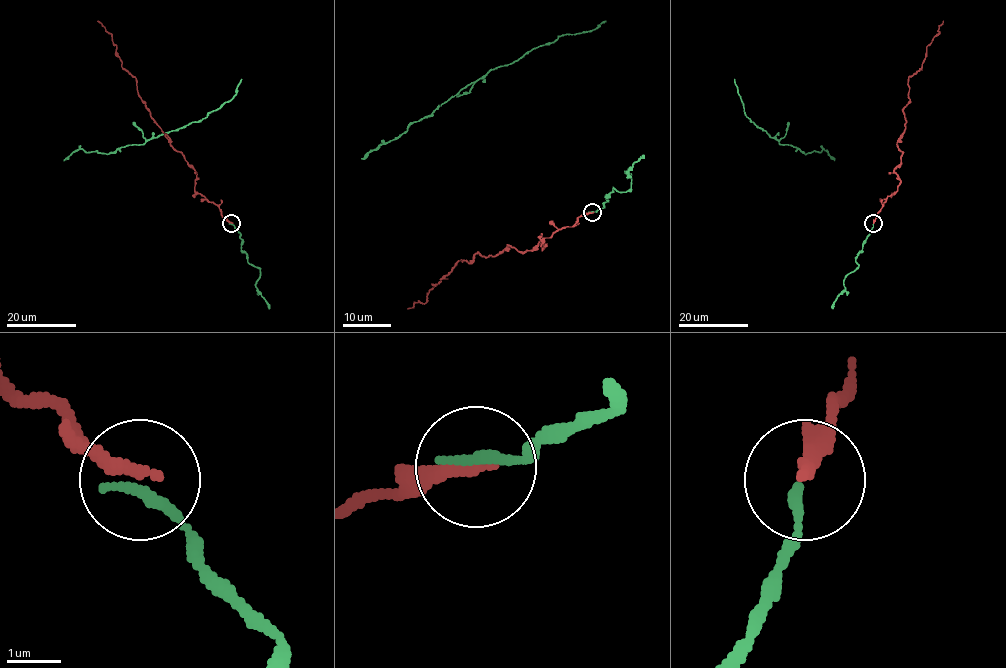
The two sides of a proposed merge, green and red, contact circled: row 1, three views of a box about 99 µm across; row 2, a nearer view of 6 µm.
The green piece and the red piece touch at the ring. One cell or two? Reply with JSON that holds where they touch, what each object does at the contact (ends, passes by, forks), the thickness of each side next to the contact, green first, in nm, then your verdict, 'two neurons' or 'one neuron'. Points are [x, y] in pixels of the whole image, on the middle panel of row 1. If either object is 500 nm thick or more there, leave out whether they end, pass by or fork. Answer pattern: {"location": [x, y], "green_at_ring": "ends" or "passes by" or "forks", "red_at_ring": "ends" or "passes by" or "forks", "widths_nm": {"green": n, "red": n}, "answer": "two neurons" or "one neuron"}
{"location": [592, 212], "green_at_ring": "ends", "red_at_ring": "ends", "widths_nm": {"green": 240, "red": 260}, "answer": "one neuron"}

